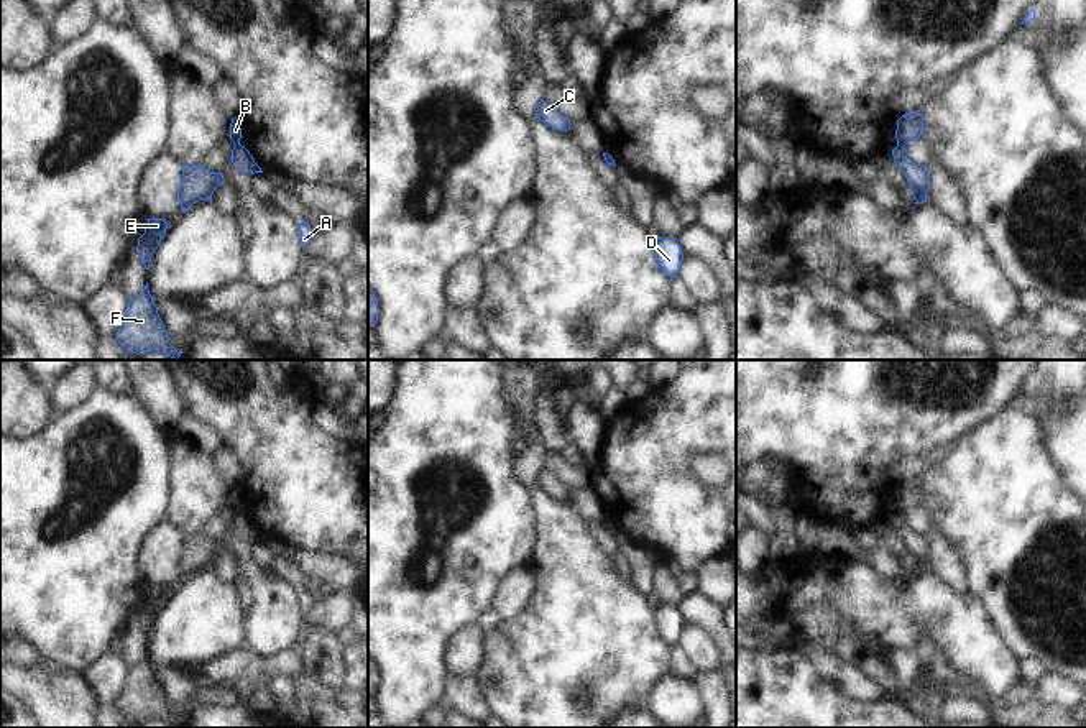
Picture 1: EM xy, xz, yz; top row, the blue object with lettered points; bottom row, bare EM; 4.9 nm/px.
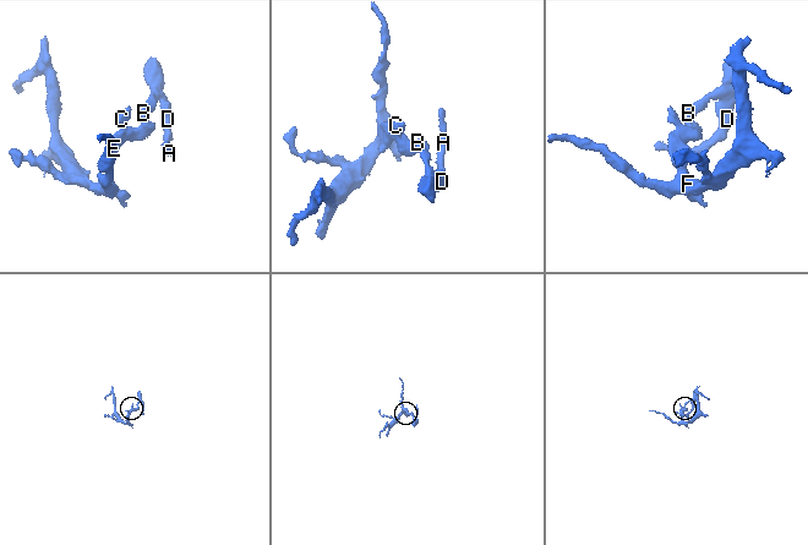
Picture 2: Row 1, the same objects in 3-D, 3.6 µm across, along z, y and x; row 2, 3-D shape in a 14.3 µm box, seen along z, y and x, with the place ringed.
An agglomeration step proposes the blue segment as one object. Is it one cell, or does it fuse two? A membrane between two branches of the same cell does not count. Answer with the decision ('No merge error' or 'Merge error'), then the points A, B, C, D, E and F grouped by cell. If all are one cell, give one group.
Merge error. Groups: A B D / C E F

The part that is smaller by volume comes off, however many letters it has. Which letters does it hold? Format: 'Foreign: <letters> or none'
Foreign: A, B, D

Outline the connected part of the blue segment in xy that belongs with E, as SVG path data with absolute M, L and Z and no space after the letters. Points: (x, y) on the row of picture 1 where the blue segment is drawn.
M148 219L145 233L138 238L138 253L146 270L150 270L151 256L166 235L168 222L163 219Z

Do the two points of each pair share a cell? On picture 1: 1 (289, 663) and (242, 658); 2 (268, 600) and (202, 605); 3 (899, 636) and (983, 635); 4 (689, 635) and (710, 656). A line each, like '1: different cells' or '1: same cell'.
1: same cell
2: different cells
3: same cell
4: same cell

